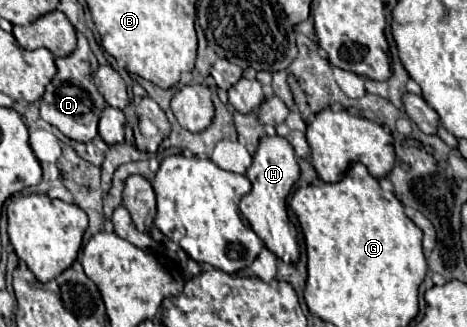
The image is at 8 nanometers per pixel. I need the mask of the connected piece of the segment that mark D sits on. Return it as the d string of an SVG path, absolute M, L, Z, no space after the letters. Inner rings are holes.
M77 33L77 49L69 57L55 59L57 75L45 87L43 97L39 99L39 113L41 117L57 127L65 137L81 143L89 143L97 135L97 123L105 109L105 99L95 87L93 73L97 71L97 59L87 45L87 39Z

